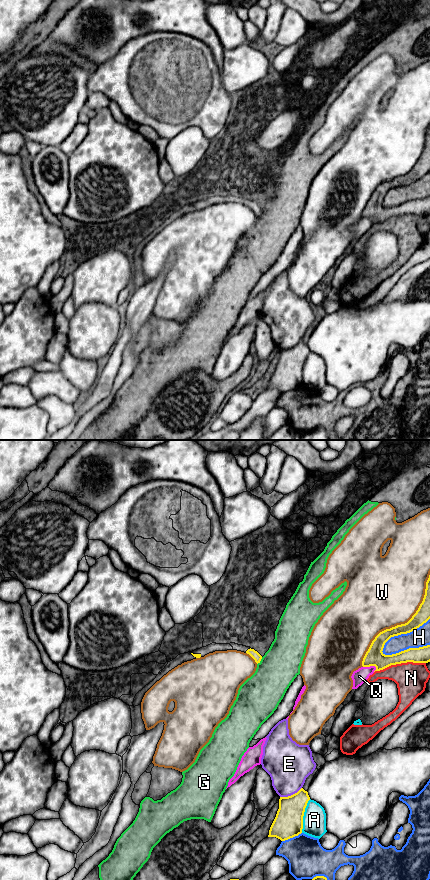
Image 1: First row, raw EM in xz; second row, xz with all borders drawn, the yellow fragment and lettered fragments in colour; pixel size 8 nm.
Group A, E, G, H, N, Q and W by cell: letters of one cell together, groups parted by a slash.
A / E / G / H N / Q / W

